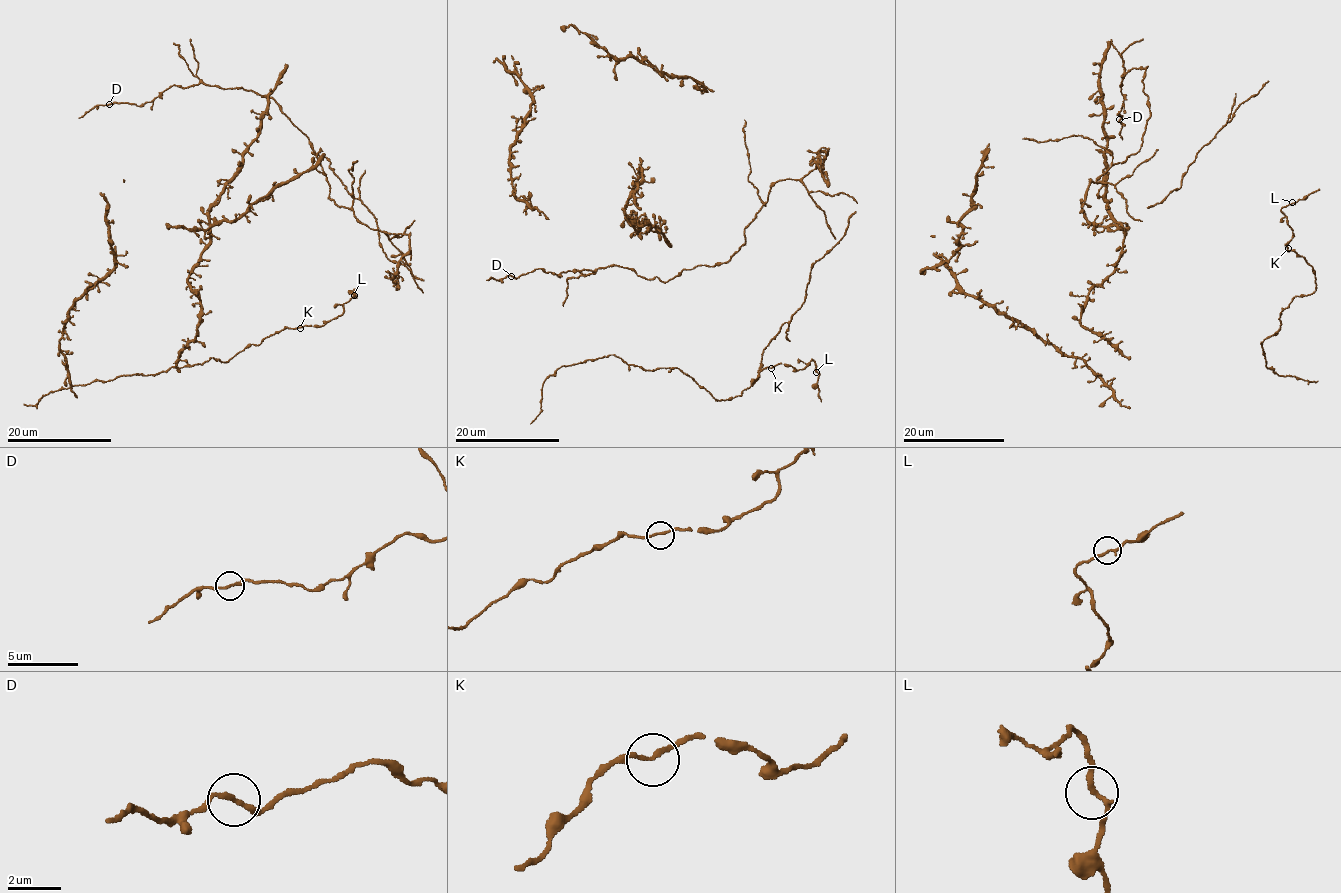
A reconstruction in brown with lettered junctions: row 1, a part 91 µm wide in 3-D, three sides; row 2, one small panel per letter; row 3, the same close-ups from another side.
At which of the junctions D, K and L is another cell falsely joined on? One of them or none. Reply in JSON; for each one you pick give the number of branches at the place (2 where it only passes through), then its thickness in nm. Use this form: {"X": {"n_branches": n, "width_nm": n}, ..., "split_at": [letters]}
{"split_at": []}

